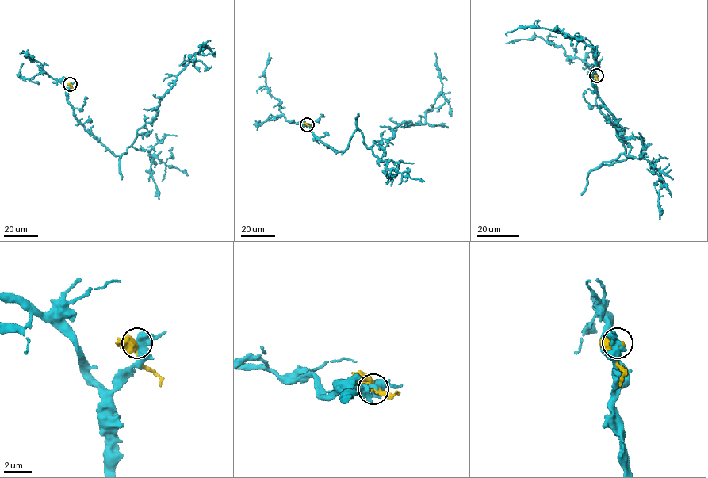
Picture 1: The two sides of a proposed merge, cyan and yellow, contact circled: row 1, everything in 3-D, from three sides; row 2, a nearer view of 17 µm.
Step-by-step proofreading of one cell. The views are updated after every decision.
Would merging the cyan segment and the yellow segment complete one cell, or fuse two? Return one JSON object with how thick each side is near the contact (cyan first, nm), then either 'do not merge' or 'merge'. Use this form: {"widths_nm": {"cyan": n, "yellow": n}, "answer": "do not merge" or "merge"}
{"widths_nm": {"cyan": 480, "yellow": 500}, "answer": "do not merge"}

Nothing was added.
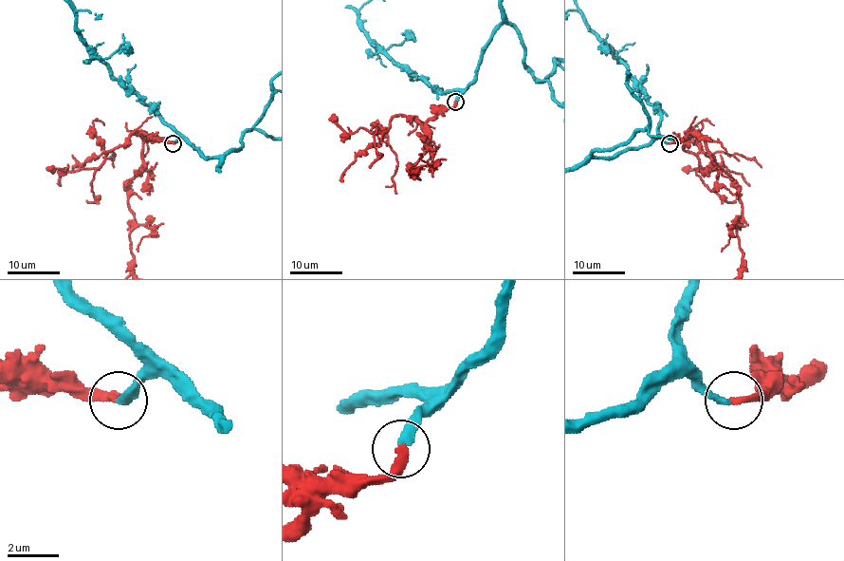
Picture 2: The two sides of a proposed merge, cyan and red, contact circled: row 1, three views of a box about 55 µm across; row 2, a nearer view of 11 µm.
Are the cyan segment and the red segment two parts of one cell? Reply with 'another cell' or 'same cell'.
same cell

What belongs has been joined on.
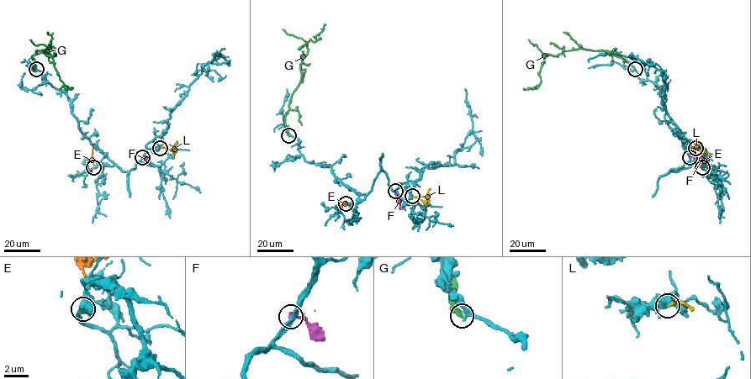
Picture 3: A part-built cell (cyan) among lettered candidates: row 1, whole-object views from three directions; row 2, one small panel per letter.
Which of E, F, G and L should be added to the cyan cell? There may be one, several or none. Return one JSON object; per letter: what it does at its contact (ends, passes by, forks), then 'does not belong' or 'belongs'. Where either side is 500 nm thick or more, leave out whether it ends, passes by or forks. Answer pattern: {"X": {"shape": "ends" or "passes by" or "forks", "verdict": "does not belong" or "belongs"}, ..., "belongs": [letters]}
{"E": {"shape": "ends", "verdict": "belongs"}, "F": {"shape": "ends", "verdict": "does not belong"}, "G": {"shape": "ends", "verdict": "does not belong"}, "L": {"shape": "ends", "verdict": "does not belong"}, "belongs": ["E"]}

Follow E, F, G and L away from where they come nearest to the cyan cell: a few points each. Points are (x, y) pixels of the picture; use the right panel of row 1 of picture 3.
E: (702, 166), (703, 152), (700, 144)
F: (690, 157), (703, 158), (707, 160), (706, 163)
G: (635, 70), (624, 59), (603, 50), (580, 48), (544, 54), (541, 81), (523, 88)
L: (695, 148), (704, 150), (703, 146), (693, 140)

